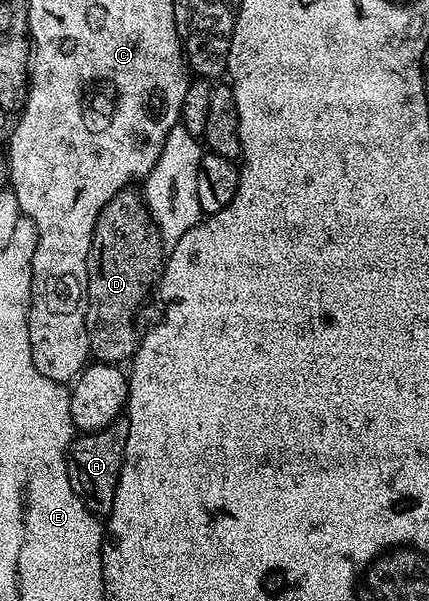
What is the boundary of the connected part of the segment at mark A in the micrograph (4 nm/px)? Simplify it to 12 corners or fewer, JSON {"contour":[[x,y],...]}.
{"contour":[[128,421],[73,439],[71,488],[92,514],[113,510]]}

